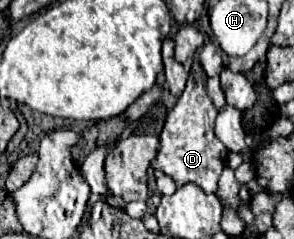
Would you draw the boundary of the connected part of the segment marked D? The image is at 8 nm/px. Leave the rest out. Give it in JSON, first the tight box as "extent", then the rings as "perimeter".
{"extent":[152,60,227,194],"perimeter":[[[193,60],[191,70],[189,70],[187,88],[181,94],[181,98],[177,100],[175,108],[167,114],[163,132],[159,136],[159,140],[161,140],[159,154],[152,162],[152,166],[155,169],[163,170],[167,176],[171,176],[177,186],[195,182],[207,194],[211,194],[211,192],[217,192],[219,174],[227,160],[227,148],[213,134],[213,120],[217,116],[217,108],[213,106],[211,98],[207,96],[203,76],[205,76],[205,72],[203,72],[201,64],[197,60]]]}

